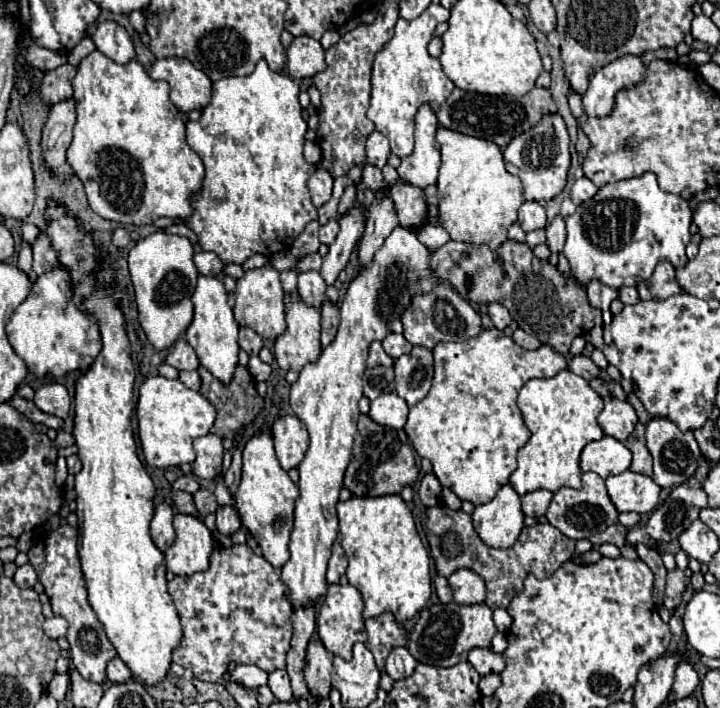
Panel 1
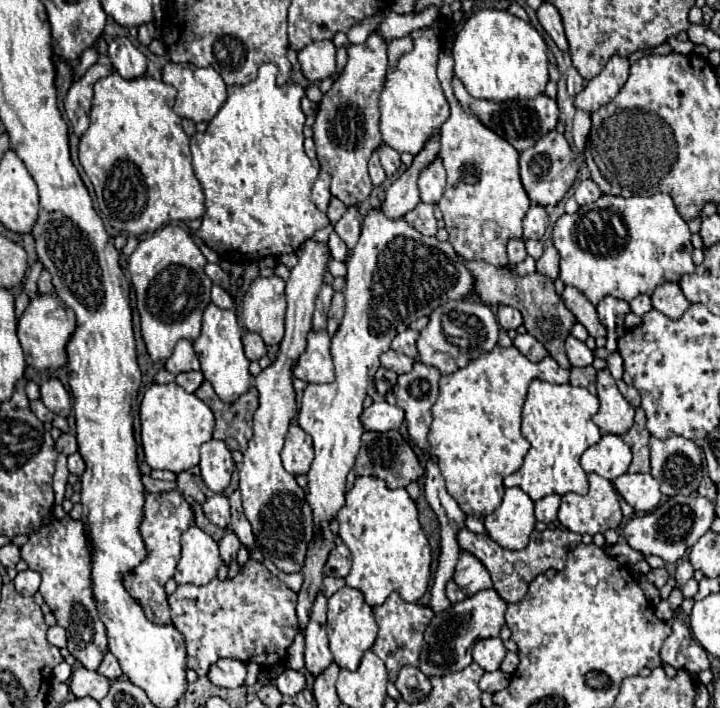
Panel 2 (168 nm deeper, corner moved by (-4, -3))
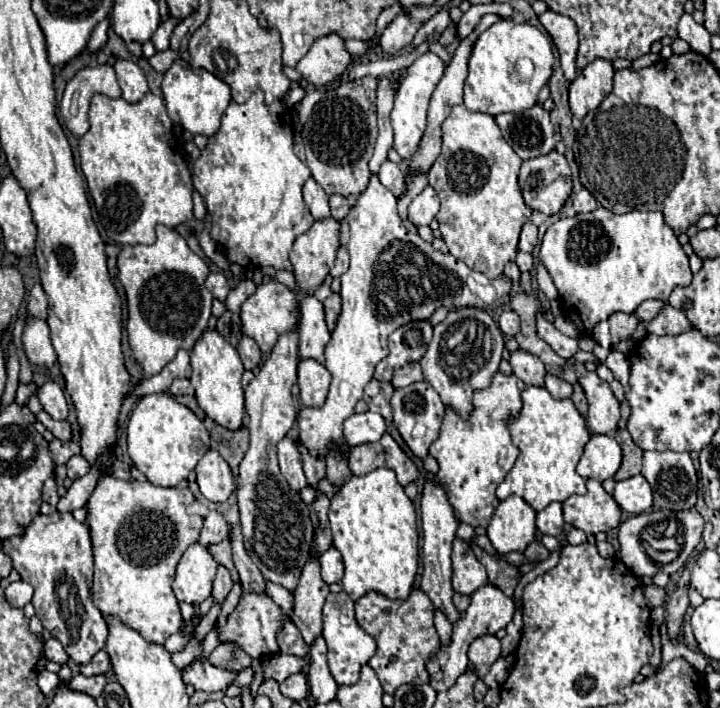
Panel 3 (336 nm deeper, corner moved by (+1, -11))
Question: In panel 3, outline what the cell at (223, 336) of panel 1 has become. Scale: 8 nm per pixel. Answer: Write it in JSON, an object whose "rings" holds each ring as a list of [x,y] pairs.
{"rings":[[[207,328],[191,350],[191,368],[191,384],[195,386],[195,398],[205,410],[205,414],[225,428],[241,428],[245,412],[241,374],[245,368],[237,350],[215,328]]]}

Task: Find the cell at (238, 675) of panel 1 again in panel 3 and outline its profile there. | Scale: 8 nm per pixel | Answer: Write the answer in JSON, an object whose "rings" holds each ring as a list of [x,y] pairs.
{"rings":[[[197,662],[193,664],[193,668],[183,670],[183,680],[187,684],[193,684],[195,690],[203,690],[203,692],[219,692],[219,690],[225,692],[235,678],[237,672],[227,668],[217,668],[209,662]]]}

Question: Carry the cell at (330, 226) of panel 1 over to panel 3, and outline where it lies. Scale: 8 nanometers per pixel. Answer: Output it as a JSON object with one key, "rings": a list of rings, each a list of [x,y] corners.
{"rings":[[[341,246],[337,250],[337,258],[335,258],[335,266],[331,268],[331,276],[341,276],[345,270],[349,268],[349,256],[347,256],[347,250]]]}

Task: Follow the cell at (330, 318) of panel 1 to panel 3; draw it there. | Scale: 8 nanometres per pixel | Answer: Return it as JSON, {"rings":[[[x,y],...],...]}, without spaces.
{"rings":[[[331,294],[323,304],[325,304],[327,328],[329,328],[329,332],[333,332],[335,324],[337,324],[337,318],[339,318],[339,312],[341,312],[341,298],[339,298],[339,294]]]}

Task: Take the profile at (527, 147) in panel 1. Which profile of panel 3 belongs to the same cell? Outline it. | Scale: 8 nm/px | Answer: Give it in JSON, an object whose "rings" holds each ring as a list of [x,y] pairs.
{"rings":[[[557,150],[525,160],[519,172],[525,204],[543,214],[557,214],[571,196],[571,168]]]}

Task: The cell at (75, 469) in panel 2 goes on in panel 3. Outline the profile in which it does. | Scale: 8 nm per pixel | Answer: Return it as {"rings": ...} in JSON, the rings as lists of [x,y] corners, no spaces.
{"rings":[[[73,456],[69,462],[67,462],[67,476],[71,480],[77,480],[81,476],[85,476],[89,472],[89,464],[83,456]]]}

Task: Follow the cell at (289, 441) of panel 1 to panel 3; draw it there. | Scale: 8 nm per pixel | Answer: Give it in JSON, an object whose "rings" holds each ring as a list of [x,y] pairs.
{"rings":[[[285,436],[279,444],[277,444],[277,452],[279,452],[279,468],[283,478],[287,480],[287,484],[293,490],[301,490],[307,486],[307,478],[303,474],[303,464],[301,464],[301,452],[297,448],[297,442],[291,436]]]}

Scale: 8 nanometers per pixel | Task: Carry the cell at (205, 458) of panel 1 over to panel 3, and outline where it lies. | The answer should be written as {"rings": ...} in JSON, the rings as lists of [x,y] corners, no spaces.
{"rings":[[[209,450],[197,464],[197,484],[201,494],[211,500],[211,502],[225,502],[235,484],[233,484],[233,474],[229,464],[221,458],[219,452]]]}

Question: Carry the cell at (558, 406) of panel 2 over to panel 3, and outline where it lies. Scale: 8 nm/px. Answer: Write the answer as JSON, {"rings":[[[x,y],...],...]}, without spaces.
{"rings":[[[535,386],[533,388],[525,388],[523,390],[523,410],[519,412],[517,418],[509,420],[509,430],[511,430],[513,444],[521,450],[521,454],[519,454],[515,466],[511,468],[511,472],[505,476],[505,480],[497,488],[497,498],[499,500],[505,500],[507,496],[517,494],[531,508],[535,508],[539,512],[551,502],[565,502],[573,494],[585,494],[587,492],[585,480],[575,472],[575,466],[577,466],[579,458],[583,456],[585,444],[589,442],[591,434],[589,434],[585,416],[575,408],[573,400],[569,400],[569,398],[557,400],[545,388],[535,388]]]}

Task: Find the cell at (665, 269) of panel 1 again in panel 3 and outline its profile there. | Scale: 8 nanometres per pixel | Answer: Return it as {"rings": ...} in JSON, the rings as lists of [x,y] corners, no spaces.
{"rings":[[[665,304],[661,308],[661,312],[647,324],[647,332],[649,334],[659,334],[659,336],[685,332],[685,328],[691,328],[687,316],[681,310],[673,308],[671,304]]]}

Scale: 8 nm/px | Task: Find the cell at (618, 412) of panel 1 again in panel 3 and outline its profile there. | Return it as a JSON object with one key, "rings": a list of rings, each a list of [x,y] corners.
{"rings":[[[575,364],[579,384],[585,390],[589,402],[587,426],[593,434],[613,434],[617,430],[619,400],[613,396],[607,382],[603,382],[595,372],[587,372],[583,364]]]}

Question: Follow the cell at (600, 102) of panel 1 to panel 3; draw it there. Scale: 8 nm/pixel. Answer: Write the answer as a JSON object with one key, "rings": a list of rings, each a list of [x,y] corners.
{"rings":[[[597,58],[585,72],[579,72],[569,86],[569,106],[575,118],[583,120],[613,90],[613,66],[609,60]]]}

